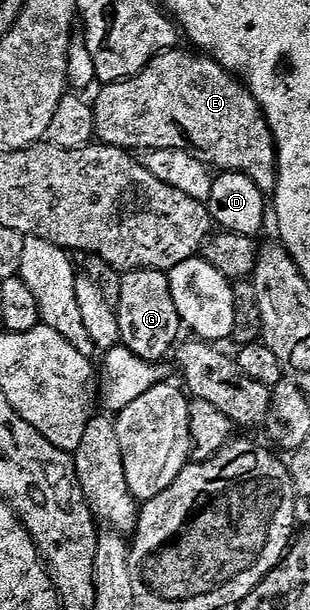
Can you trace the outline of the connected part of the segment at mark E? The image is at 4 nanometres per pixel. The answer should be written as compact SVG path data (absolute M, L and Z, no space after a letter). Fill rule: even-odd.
M180 47L170 48L167 52L160 52L157 57L146 66L143 71L134 76L129 76L125 80L118 80L115 84L106 84L100 90L97 100L93 104L93 117L95 118L96 139L102 144L109 144L113 148L123 148L126 150L137 150L133 148L167 149L189 152L194 158L199 159L205 165L212 166L214 169L224 172L241 172L247 178L253 180L255 186L264 194L272 194L277 190L277 141L273 138L273 132L265 121L265 114L257 104L256 98L245 87L238 77L234 76L229 69L218 64L212 56L198 54L196 51L181 52Z

